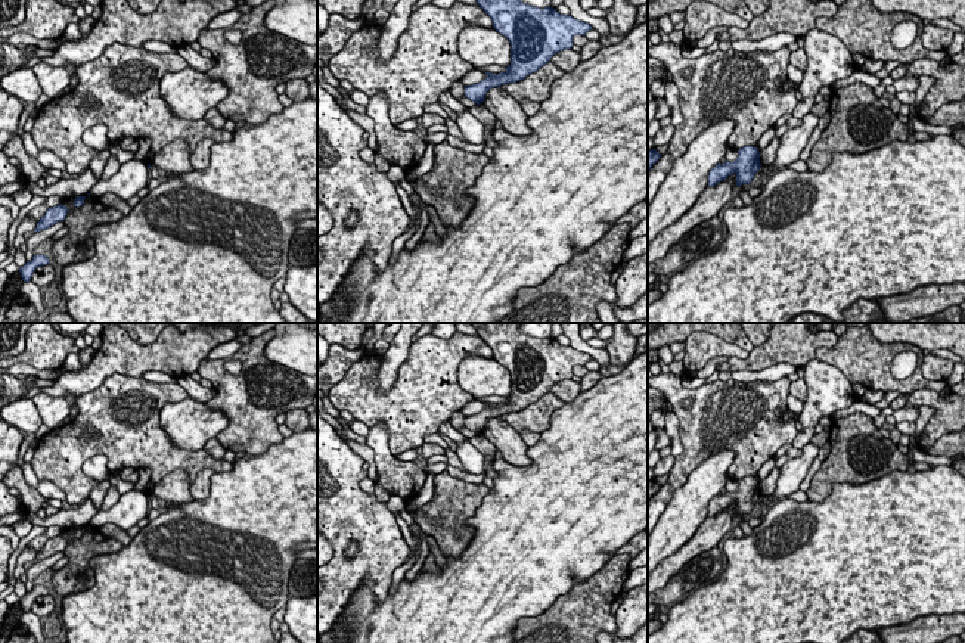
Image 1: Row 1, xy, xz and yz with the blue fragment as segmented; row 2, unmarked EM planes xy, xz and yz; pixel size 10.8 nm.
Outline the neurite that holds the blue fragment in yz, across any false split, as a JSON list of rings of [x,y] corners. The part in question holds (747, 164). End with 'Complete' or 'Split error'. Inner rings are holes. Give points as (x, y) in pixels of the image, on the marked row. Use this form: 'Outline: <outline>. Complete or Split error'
Outline: [[[744,146],[738,150],[738,158],[733,162],[726,161],[711,168],[708,174],[708,186],[726,180],[729,175],[736,175],[736,186],[750,184],[760,170],[760,152],[754,146]]]. Complete

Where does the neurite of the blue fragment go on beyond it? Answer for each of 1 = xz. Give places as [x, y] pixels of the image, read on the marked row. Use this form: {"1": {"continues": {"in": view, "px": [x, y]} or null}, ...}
{"1": {"continues": null}}

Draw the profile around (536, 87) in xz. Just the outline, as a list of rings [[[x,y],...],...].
[[[547,62],[539,71],[527,75],[524,80],[502,84],[500,88],[509,93],[519,103],[524,99],[543,102],[550,97],[550,84],[562,75],[562,69],[559,69],[552,62]]]

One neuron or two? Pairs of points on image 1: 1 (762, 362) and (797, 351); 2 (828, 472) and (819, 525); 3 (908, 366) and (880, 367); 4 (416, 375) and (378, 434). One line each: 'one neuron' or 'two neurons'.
1: one neuron
2: two neurons
3: two neurons
4: two neurons

